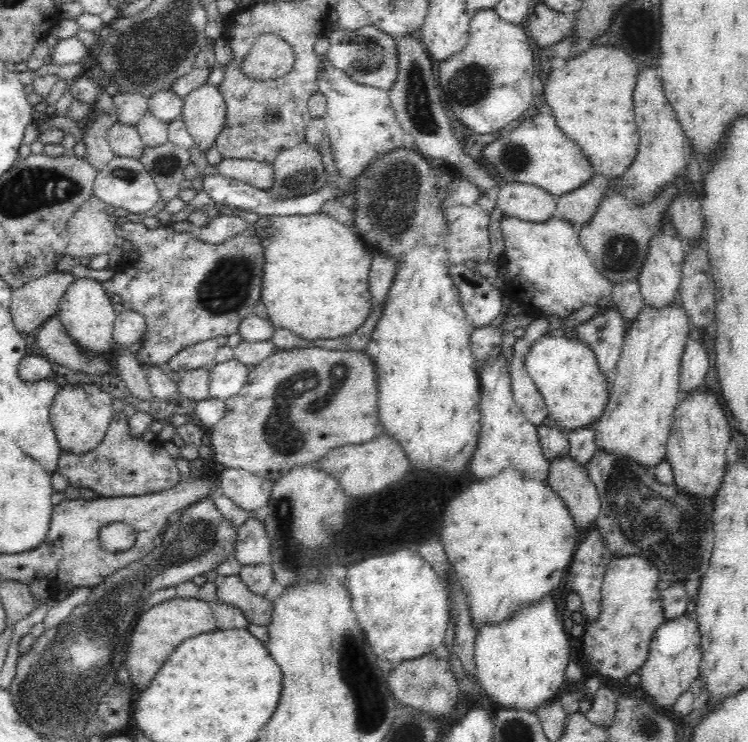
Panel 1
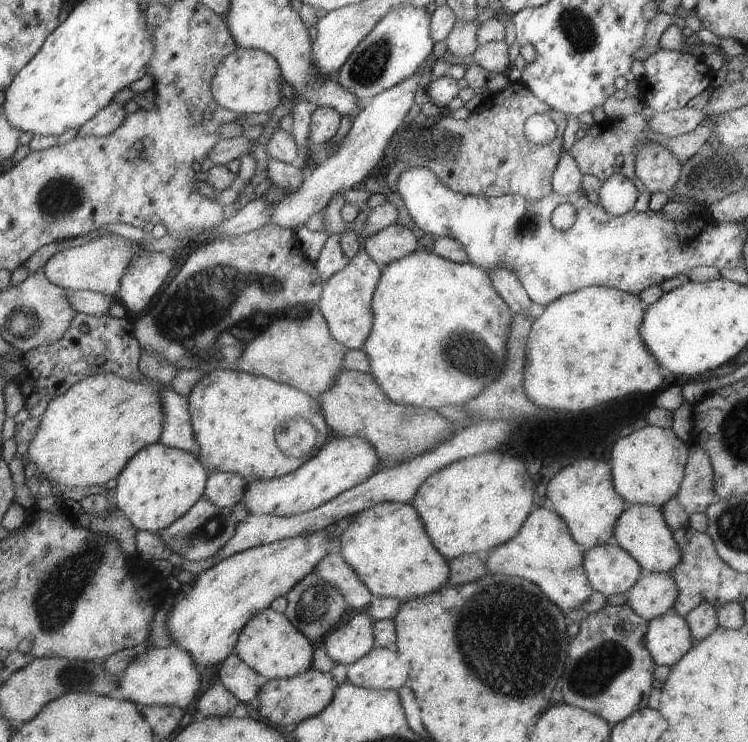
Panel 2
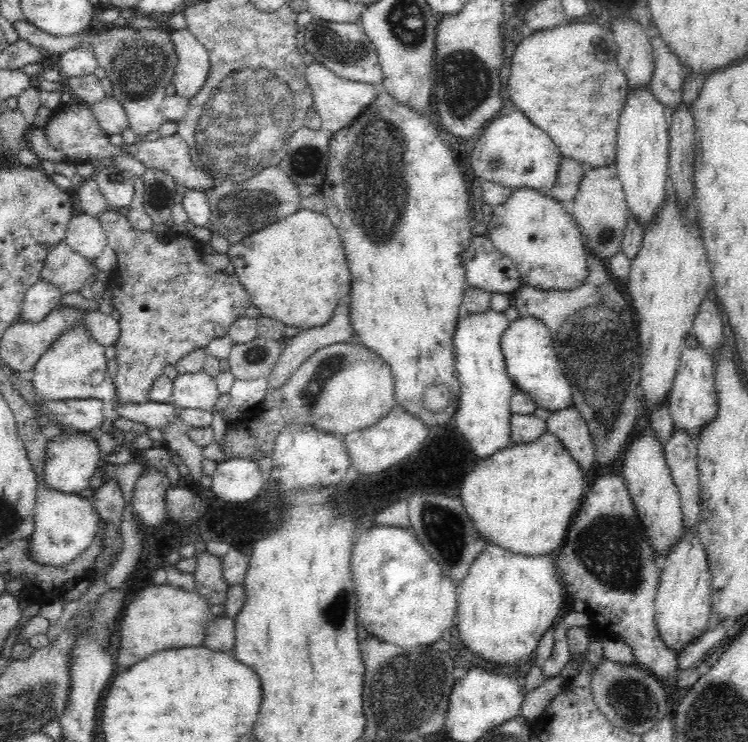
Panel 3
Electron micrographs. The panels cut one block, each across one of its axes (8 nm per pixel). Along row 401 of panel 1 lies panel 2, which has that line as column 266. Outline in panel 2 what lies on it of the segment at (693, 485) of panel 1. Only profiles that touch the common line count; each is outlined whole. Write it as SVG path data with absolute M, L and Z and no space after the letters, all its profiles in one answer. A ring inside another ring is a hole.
M308 668L306 672L290 678L268 679L258 692L259 712L274 726L298 724L311 716L318 716L332 702L339 684L332 674Z

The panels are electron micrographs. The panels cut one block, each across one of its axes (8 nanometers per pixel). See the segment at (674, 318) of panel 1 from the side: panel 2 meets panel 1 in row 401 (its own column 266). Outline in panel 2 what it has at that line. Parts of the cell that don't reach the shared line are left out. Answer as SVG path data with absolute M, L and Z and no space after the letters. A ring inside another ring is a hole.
M271 607L262 612L256 612L242 628L234 652L252 670L267 679L290 678L306 672L312 667L314 648L311 641L288 620L285 613L280 613Z

